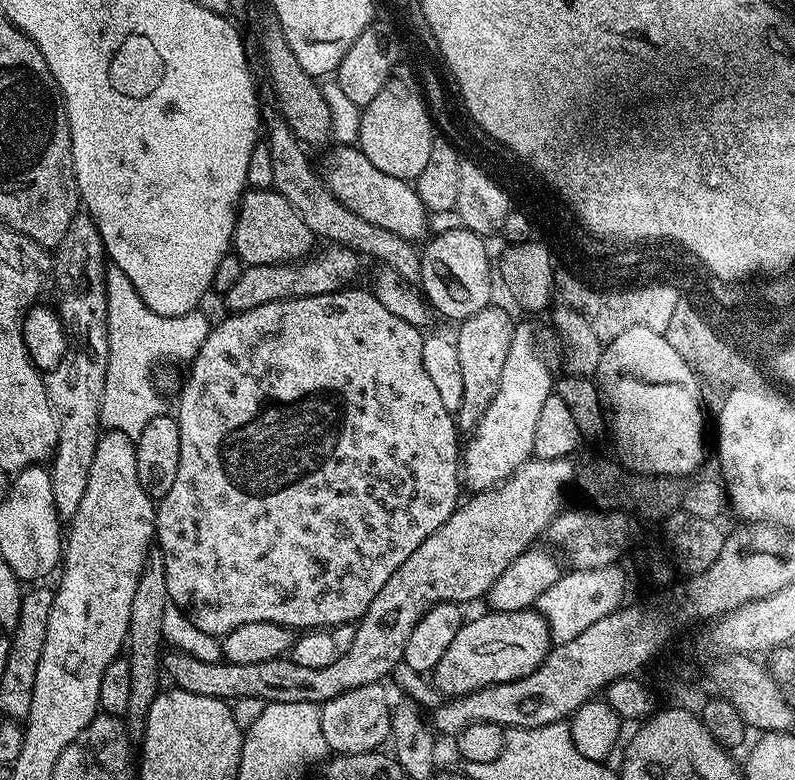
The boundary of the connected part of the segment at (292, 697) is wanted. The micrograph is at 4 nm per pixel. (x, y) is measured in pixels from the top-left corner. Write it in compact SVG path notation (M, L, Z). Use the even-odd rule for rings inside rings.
M529 458L525 464L521 464L510 478L506 478L501 484L495 484L487 488L485 492L477 492L471 498L465 499L457 507L455 512L390 574L386 586L378 590L374 602L366 610L366 614L355 625L355 634L349 648L341 651L336 660L330 666L324 666L322 670L309 670L306 666L298 666L290 658L271 660L270 662L254 662L251 666L238 666L227 662L220 664L207 664L200 656L191 656L185 652L175 650L169 651L163 657L162 668L172 679L171 683L177 688L186 690L190 694L202 694L213 696L225 702L237 700L262 700L265 702L310 702L322 705L330 698L338 698L338 694L346 694L346 690L354 690L358 686L370 686L387 681L393 675L395 669L400 665L406 650L406 641L410 639L410 630L418 626L422 614L430 610L435 604L459 604L467 606L471 600L476 600L487 595L494 584L494 578L514 562L522 553L537 541L535 540L547 533L548 527L553 520L560 515L562 505L560 499L564 496L564 487L575 481L578 476L578 468L572 465L571 459L562 460L537 460Z

